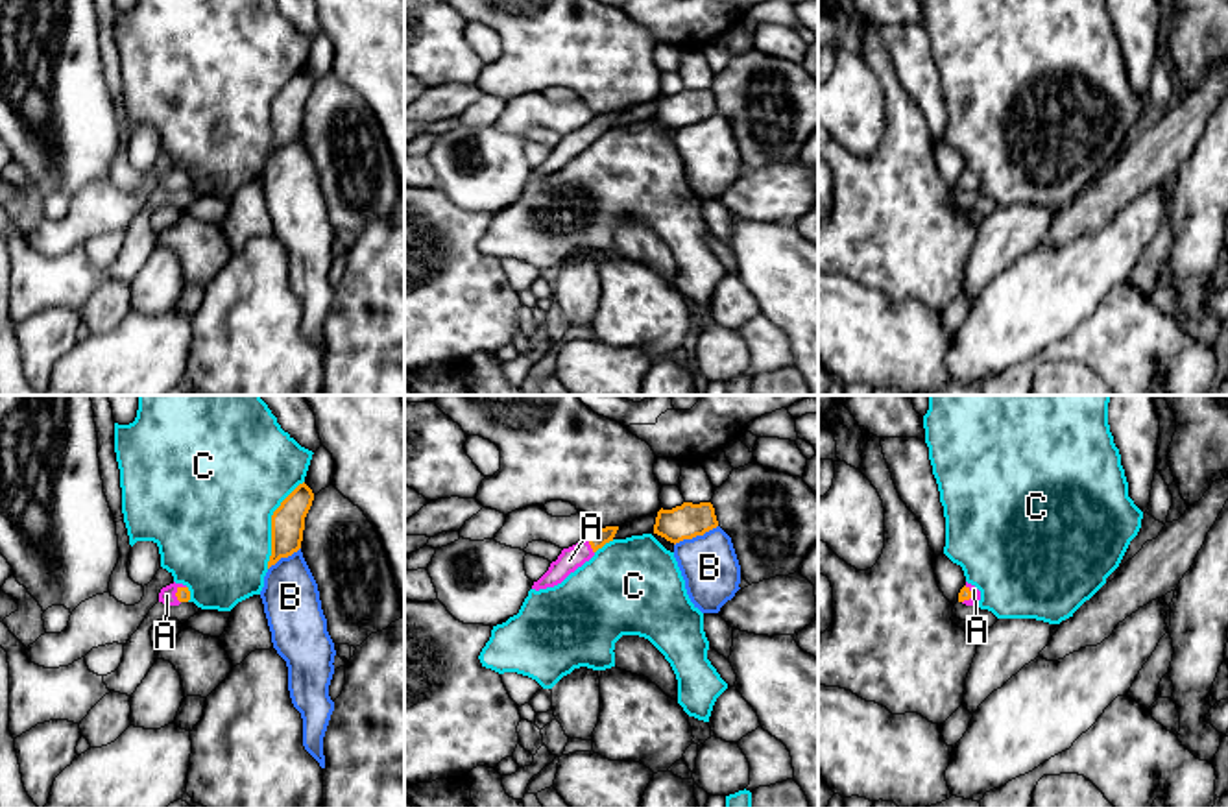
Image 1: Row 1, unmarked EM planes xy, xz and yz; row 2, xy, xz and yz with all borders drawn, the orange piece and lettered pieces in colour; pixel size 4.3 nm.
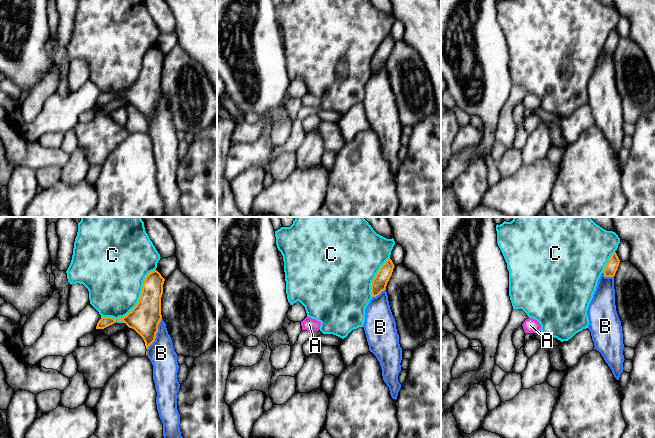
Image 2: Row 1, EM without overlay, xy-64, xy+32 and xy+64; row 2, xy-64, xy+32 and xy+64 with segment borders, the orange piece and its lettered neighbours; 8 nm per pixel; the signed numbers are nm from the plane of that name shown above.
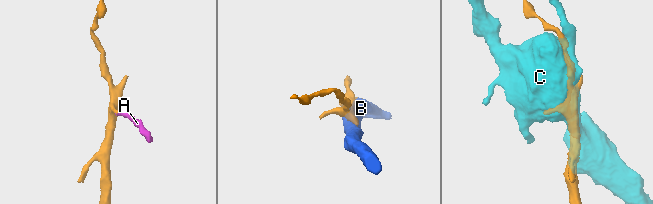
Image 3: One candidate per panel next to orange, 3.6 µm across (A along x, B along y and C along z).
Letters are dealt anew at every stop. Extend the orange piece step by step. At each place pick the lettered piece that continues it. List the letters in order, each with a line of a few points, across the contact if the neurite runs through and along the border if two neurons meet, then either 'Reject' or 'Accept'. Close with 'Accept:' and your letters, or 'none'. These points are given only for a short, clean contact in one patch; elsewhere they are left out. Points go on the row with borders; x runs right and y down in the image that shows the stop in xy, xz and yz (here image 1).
A: Line: xz (601, 536), (589, 543), (569, 560). Accept
B: Reject
C: Reject
Accept: A

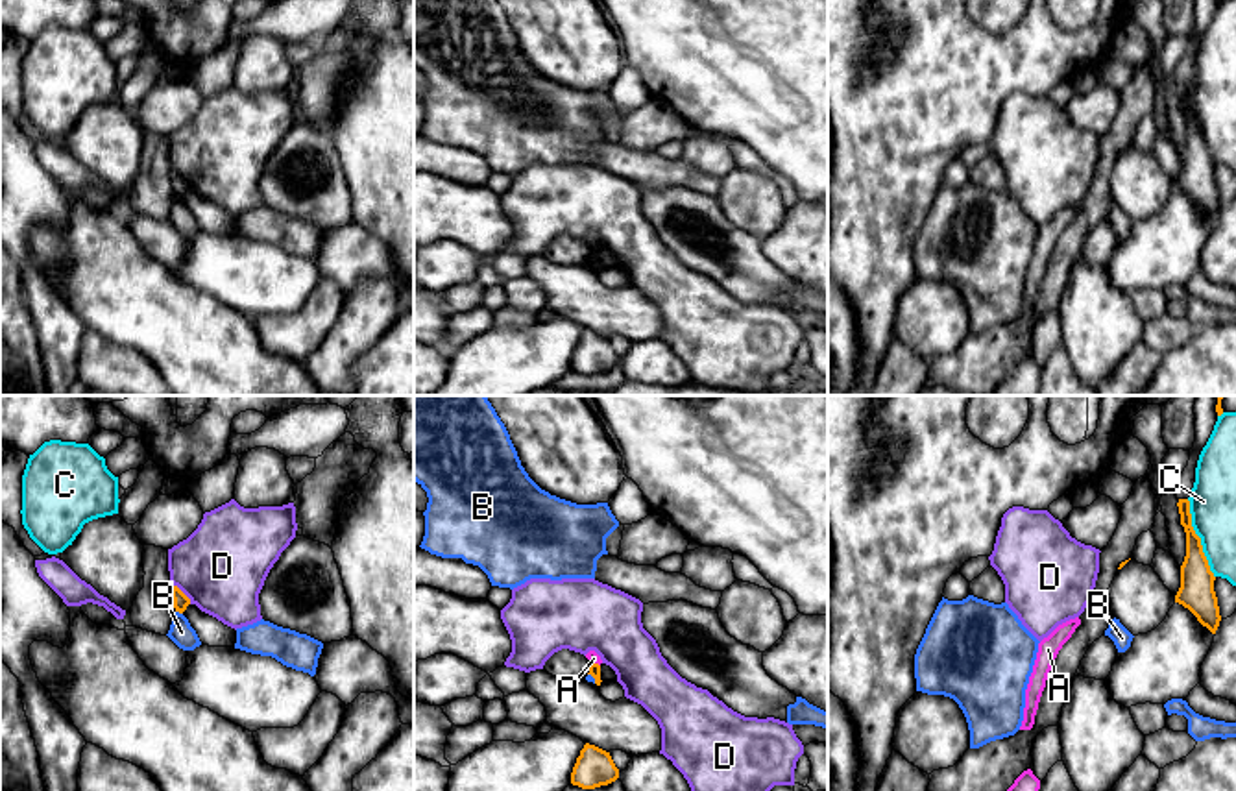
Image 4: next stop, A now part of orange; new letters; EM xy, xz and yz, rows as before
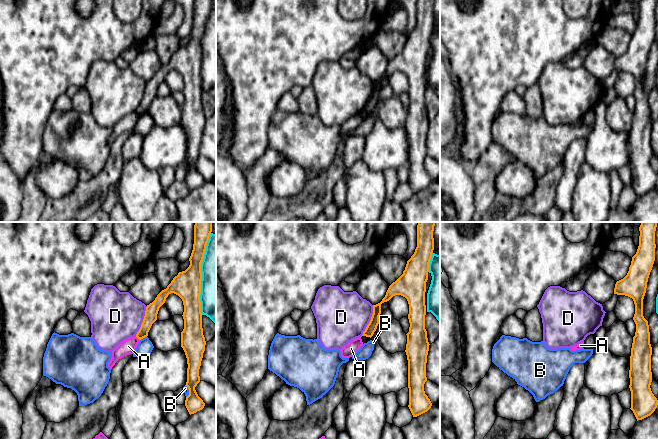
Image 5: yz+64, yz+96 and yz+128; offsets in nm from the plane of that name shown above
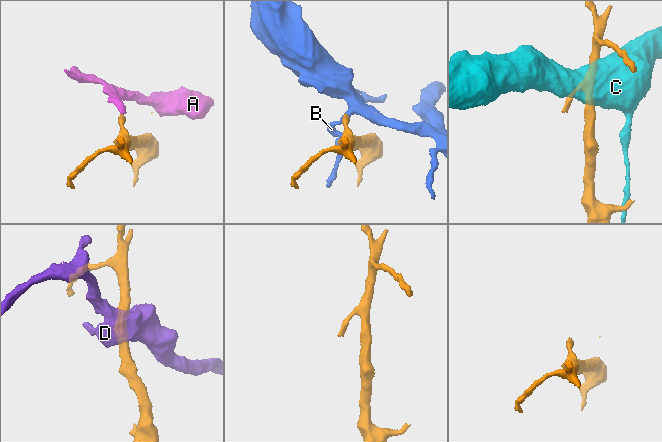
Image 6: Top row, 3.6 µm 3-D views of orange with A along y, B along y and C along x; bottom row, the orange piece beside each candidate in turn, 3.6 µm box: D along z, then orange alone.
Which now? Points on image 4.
A: Line: xz (592, 662), (599, 666). Reject
B: Reject
C: Reject
D: Line: xy (172, 584), (191, 603). Reject
Accept: none

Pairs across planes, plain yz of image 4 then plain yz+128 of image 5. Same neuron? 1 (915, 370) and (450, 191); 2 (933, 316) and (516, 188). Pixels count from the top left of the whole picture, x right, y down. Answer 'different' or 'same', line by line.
1: different
2: same

